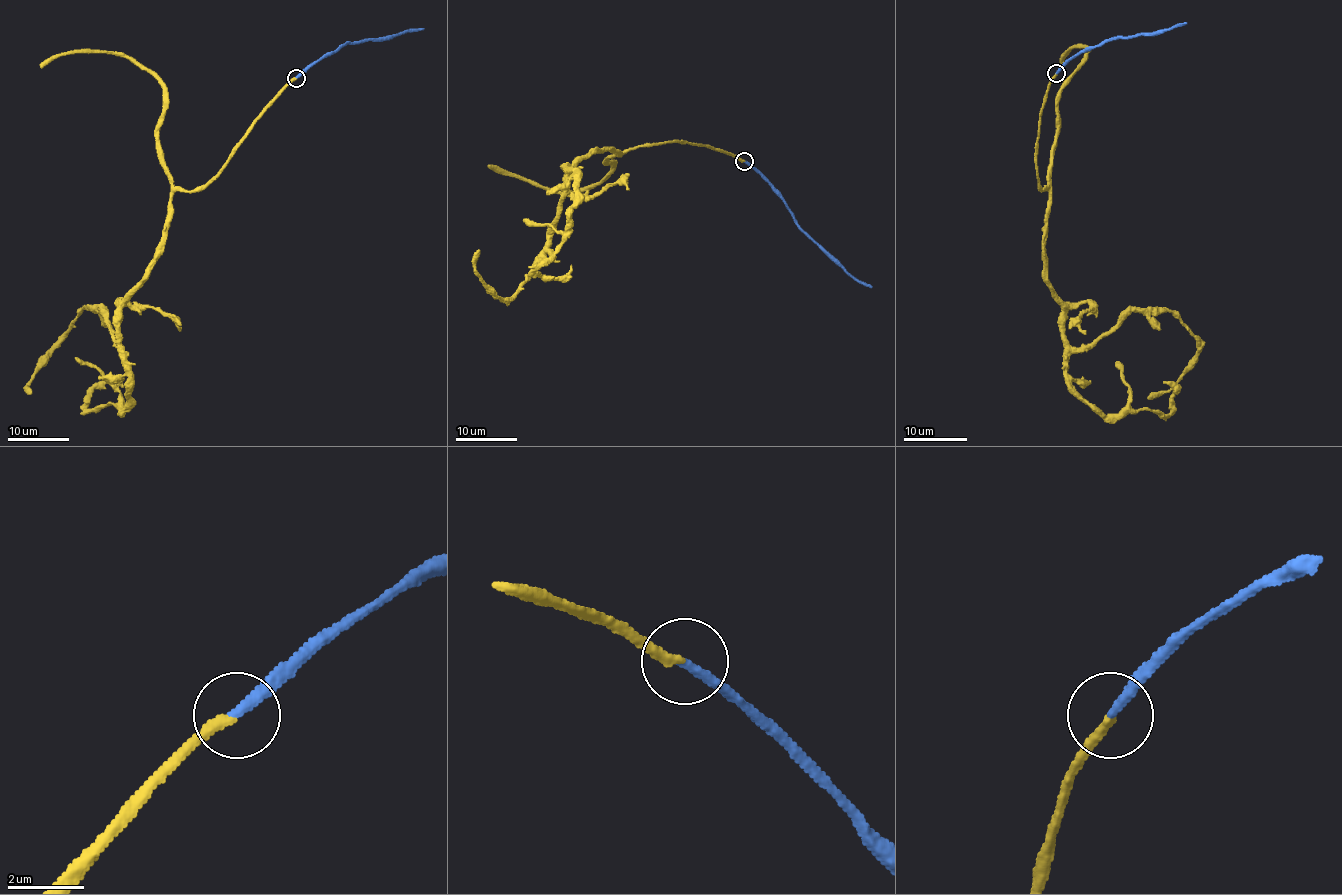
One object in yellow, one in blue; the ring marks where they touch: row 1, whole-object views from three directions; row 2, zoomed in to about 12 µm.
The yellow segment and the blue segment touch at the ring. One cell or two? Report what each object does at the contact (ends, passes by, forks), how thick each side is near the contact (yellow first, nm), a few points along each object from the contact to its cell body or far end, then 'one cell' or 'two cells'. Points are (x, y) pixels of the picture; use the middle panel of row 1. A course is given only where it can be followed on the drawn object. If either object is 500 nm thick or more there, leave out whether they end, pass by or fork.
yellow ends | blue ends | 240/280 nm | yellow via (743, 161), (675, 141), (600, 149), (567, 167), (549, 249), (510, 297), (475, 271), (478, 249) | blue via (745, 161), (771, 186), (794, 221), (851, 275), (871, 288) | one cell

